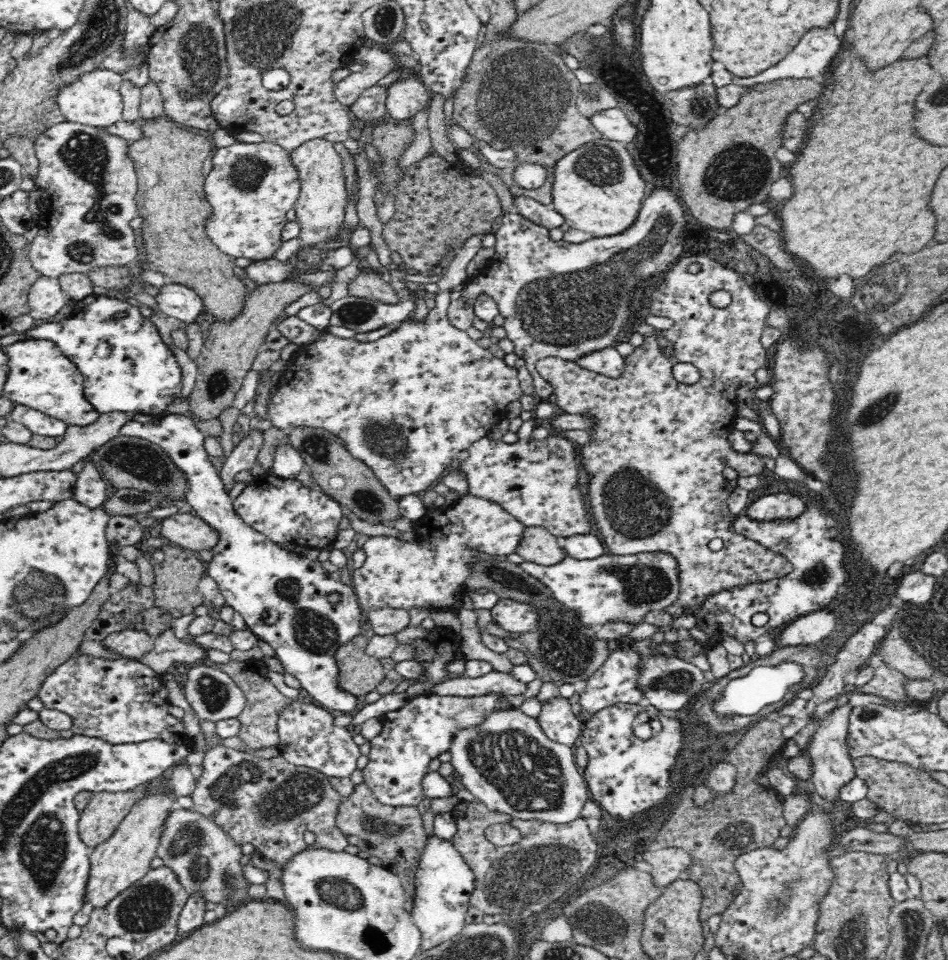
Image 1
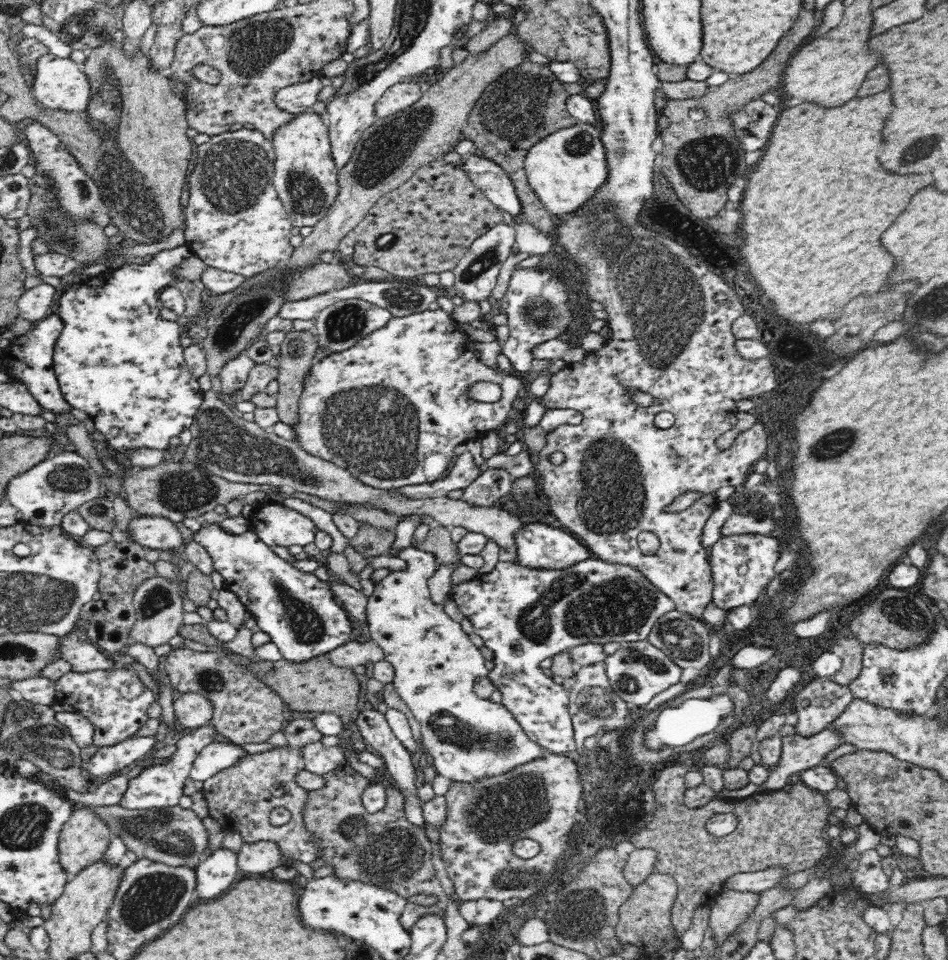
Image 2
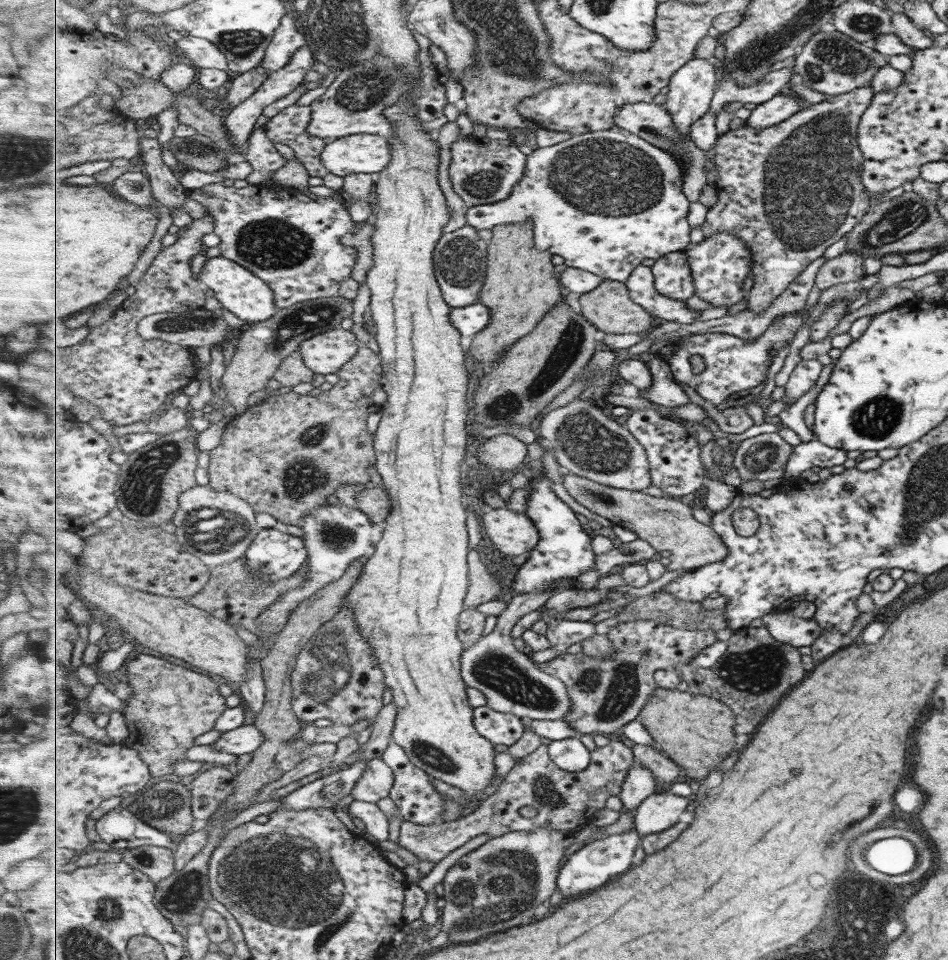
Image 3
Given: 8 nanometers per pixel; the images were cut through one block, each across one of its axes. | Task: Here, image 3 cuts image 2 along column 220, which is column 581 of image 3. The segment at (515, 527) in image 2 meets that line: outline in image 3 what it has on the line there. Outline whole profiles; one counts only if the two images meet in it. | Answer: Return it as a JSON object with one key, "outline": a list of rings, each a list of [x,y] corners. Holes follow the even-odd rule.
{"outline":[[[573,400],[562,408],[546,414],[539,425],[539,434],[550,445],[560,468],[568,473],[588,478],[613,488],[641,491],[652,484],[648,452],[645,447],[619,422],[615,422],[604,406],[591,400]]]}

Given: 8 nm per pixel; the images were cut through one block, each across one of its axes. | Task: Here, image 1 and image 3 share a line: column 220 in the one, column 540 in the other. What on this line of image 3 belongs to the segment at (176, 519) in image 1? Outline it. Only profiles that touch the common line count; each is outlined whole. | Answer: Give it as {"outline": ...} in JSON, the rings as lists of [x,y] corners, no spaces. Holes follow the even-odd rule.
{"outline":[[[501,506],[485,513],[482,522],[496,552],[506,558],[529,554],[541,542],[538,528],[525,512]]]}

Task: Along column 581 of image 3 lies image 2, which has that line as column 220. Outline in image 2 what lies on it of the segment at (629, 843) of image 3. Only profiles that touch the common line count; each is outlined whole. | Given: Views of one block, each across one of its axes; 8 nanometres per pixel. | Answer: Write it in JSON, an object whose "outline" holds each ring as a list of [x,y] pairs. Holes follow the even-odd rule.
{"outline":[[[222,847],[210,852],[196,868],[196,889],[195,894],[202,900],[218,898],[222,892],[238,881],[237,873],[240,871],[237,865],[237,853]]]}

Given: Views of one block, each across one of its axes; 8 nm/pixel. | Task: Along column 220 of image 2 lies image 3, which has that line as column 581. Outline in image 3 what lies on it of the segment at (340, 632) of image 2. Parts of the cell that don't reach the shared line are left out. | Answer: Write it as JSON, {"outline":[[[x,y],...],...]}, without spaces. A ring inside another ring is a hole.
{"outline":[[[548,477],[538,479],[532,485],[532,496],[527,503],[527,516],[538,528],[541,542],[528,554],[528,559],[515,568],[515,580],[511,582],[510,594],[537,594],[553,587],[558,580],[578,579],[595,566],[596,553],[593,552],[592,538],[581,528],[577,513],[573,512],[555,492],[551,490],[553,482]]]}

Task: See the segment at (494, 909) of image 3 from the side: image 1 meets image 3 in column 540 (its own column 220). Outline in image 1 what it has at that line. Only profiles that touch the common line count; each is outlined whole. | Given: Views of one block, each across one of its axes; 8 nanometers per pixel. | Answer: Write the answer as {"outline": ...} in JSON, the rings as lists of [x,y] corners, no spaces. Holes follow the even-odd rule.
{"outline":[[[179,807],[166,820],[162,842],[156,856],[174,871],[174,877],[189,896],[200,895],[204,908],[222,908],[222,912],[234,912],[246,902],[247,891],[252,883],[246,879],[242,864],[242,845],[234,841],[230,833],[202,817],[191,809]]]}

